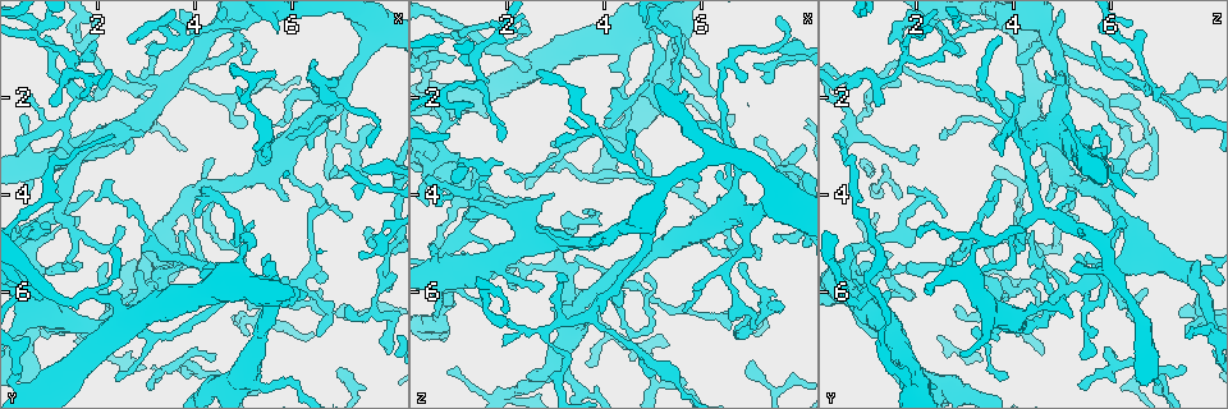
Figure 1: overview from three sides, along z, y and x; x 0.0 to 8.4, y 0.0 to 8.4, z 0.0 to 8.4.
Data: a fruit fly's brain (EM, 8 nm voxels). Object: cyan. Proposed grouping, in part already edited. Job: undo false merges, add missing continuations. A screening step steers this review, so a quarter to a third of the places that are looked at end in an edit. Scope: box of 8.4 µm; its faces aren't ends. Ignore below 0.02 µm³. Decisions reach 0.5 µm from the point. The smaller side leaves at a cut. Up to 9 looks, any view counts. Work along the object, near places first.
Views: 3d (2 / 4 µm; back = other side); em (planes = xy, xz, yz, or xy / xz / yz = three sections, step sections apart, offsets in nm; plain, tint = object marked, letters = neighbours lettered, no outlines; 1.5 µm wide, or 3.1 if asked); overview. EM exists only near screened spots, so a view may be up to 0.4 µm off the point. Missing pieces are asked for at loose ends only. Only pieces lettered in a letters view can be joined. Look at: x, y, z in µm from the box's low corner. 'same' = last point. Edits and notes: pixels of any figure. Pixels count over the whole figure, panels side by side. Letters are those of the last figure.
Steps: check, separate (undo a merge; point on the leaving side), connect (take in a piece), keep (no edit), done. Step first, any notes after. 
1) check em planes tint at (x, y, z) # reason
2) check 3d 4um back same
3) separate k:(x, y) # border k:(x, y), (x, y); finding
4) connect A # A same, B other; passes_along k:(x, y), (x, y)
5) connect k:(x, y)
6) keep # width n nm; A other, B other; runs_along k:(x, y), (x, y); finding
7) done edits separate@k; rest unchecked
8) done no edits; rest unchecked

check 3d 4um at (1.25, 2.50, 3.90) # abrupt turn

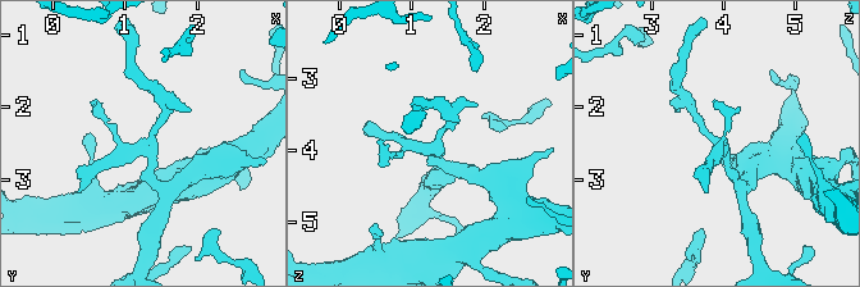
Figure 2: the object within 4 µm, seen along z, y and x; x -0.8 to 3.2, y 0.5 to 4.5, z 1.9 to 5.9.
check em xy step 8 letters at (1.30, 2.55, 3.95)

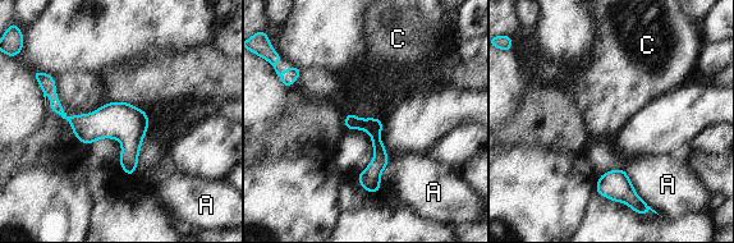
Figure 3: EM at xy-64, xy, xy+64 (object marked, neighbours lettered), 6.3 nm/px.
keep # width 100 nm; A other, C other; border 3:(345, 114), (376, 119); continuous, no second cell

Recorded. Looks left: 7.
check em planes letters at (3.75, 4.75, 4.45) # thin end

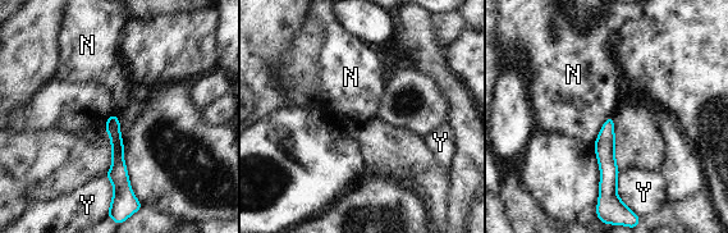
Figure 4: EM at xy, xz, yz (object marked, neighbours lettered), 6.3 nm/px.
keep # longest_contact Y 220 nm; N other, Y other; border 4:(612, 115), (604, 122), (594, 144); none of them fits

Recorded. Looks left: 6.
check em planes letters at (4.40, 5.50, 2.65) # arms part here

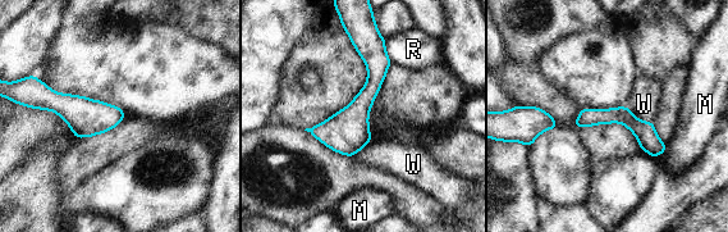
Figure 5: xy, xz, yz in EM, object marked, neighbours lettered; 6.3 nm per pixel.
keep # width 110 nm; M other, R other, W other; runs_along 5:(357, 41), (374, 83), (349, 153); all the same cell

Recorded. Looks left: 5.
check em planes letters at (2.70, 0.90, 1.45) # free end

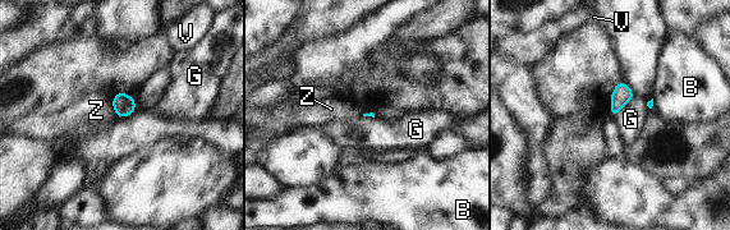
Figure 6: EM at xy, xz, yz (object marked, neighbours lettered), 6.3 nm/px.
keep # B other, G other, V other, Z other; border 6:(633, 96), (614, 116); no lettered piece goes on from it

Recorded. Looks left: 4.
done no edits; rest unchecked

